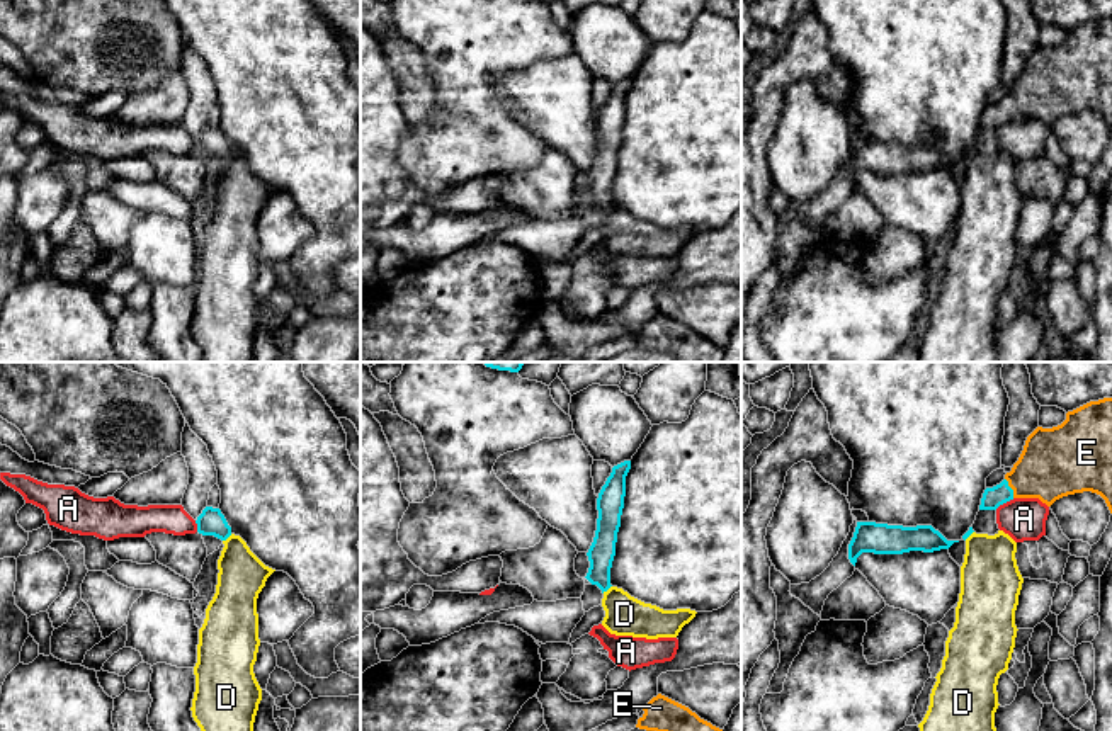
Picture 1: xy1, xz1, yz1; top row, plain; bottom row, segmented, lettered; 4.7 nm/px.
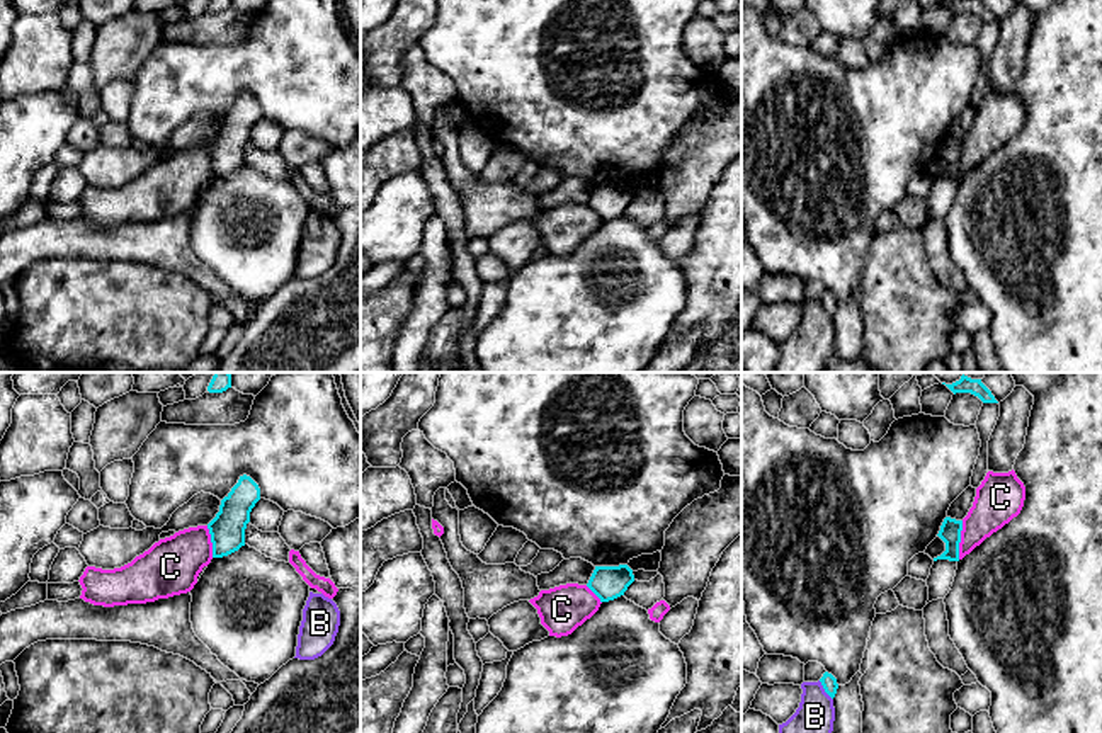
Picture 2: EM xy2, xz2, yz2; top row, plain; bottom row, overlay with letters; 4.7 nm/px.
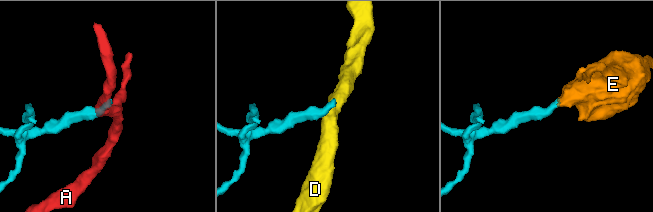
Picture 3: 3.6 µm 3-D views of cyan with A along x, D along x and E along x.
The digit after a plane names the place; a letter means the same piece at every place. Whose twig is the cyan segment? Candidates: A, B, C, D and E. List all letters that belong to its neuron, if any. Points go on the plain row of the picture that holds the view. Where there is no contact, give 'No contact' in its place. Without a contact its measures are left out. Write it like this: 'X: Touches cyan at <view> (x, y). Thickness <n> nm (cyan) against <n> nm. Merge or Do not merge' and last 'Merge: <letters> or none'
A: Touches cyan at yz1 (1004, 121). Thickness 100 nm (cyan) against 200 nm. Do not merge
B: Touches cyan at yz2 (825, 310). Thickness 70 nm (cyan) against 220 nm. Do not merge
C: Touches cyan at yz2 (959, 159). Thickness 100 nm (cyan) against 220 nm. Do not merge
D: Touches cyan at xy1 (226, 157). Thickness 130 nm (cyan) against 220 nm. Do not merge
E: Touches cyan at yz1 (1010, 107). Thickness 100 nm (cyan) against 320 nm. Merge
Merge: E

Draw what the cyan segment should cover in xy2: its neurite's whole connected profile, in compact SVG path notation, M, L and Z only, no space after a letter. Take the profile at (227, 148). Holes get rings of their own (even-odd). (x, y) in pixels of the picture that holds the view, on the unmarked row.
M247 94L221 119L219 131L207 143L213 177L223 177L245 165L245 148L250 141L250 131L260 119L258 104Z

